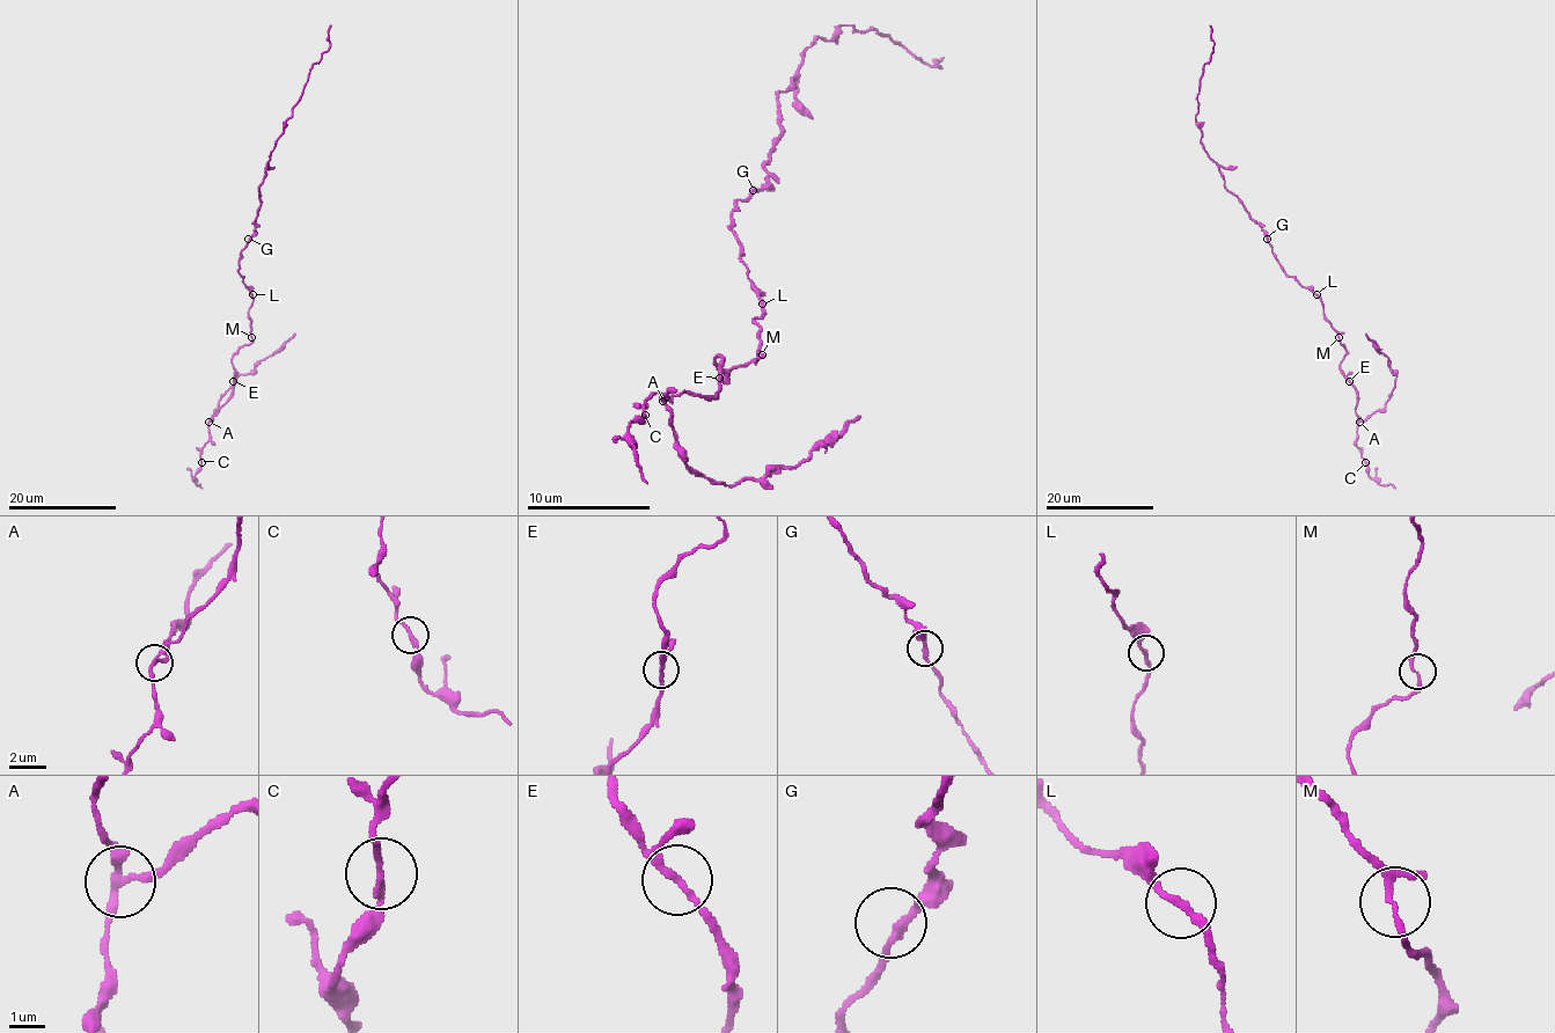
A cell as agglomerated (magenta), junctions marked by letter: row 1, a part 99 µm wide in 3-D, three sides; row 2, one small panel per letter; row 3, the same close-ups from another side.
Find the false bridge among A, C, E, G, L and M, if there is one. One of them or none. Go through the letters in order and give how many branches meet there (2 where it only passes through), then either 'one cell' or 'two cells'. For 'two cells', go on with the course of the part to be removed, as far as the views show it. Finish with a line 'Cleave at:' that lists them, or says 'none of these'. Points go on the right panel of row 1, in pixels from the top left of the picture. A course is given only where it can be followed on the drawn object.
A: 3 | two cells | (1358, 422), (1384, 408), (1396, 376), (1388, 358), (1365, 334)
C: 2 | one cell
E: 3 | one cell
G: 2 | one cell
L: 2 | one cell
M: 3 | one cell
Cleave at: A

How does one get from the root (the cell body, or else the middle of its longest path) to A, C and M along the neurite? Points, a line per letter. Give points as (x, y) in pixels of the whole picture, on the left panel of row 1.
A: (244, 283), (252, 297), (248, 310), (252, 341), (233, 356), (232, 394), (208, 422)
C: (244, 283), (252, 297), (252, 341), (232, 358), (233, 390), (207, 423), (202, 462)
M: (244, 283), (252, 297), (248, 310), (252, 336)

